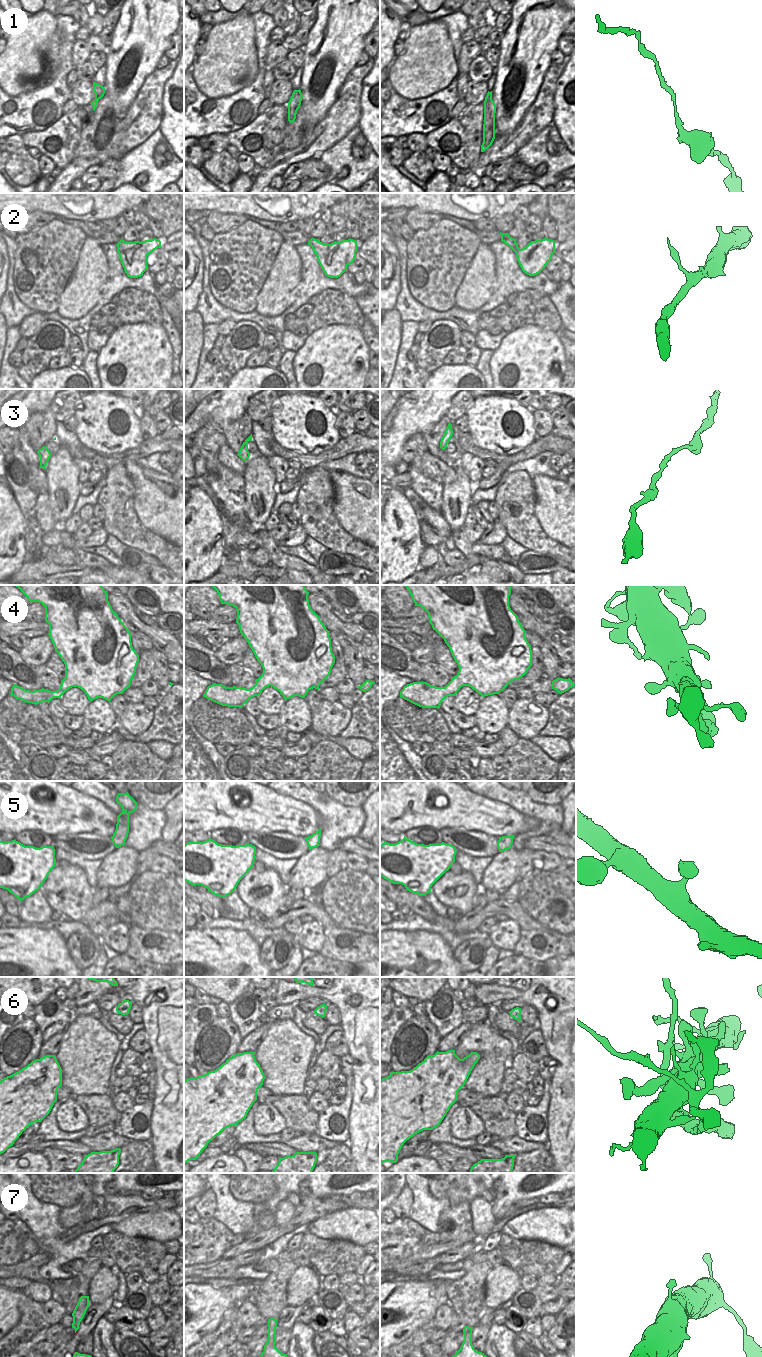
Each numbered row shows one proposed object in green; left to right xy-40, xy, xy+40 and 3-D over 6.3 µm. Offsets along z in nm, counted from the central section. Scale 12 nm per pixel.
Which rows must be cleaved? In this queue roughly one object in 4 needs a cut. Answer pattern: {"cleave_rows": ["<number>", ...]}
{"cleave_rows": ["6"]}

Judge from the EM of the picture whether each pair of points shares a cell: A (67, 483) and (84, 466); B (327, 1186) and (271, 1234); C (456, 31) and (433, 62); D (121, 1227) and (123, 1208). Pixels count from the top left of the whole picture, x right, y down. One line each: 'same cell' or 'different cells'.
A: different cells
B: different cells
C: different cells
D: different cells

